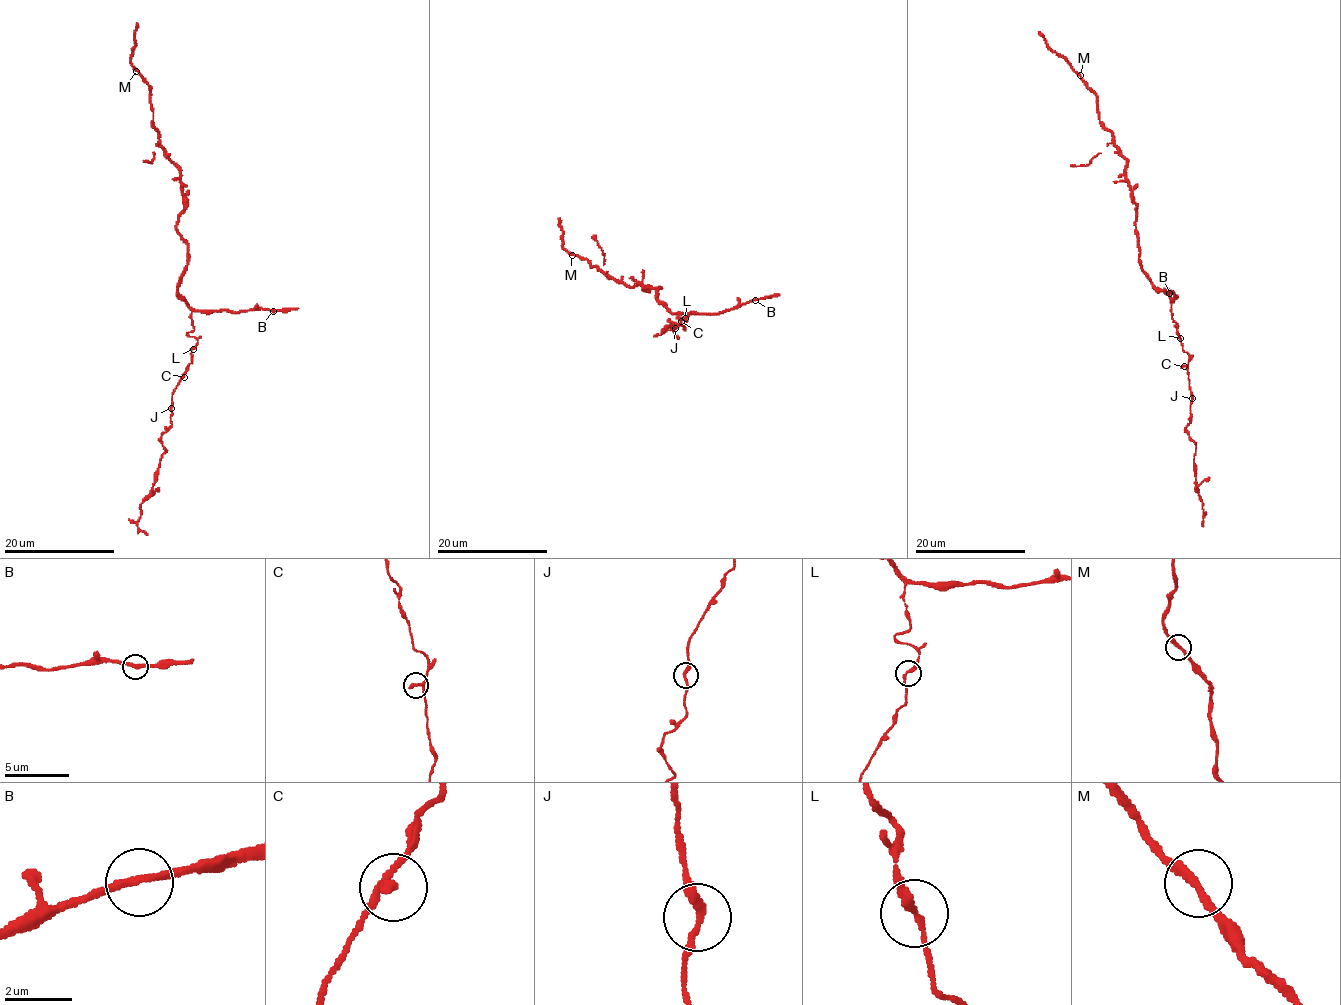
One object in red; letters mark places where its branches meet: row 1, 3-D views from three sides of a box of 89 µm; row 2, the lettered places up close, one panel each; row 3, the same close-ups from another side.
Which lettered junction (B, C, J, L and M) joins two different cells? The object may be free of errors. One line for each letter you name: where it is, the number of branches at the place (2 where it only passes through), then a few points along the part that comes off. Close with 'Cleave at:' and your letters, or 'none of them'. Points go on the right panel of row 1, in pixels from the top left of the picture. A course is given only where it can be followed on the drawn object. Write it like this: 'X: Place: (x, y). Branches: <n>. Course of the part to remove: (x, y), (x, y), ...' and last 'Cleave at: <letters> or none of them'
Cleave at: none of them

